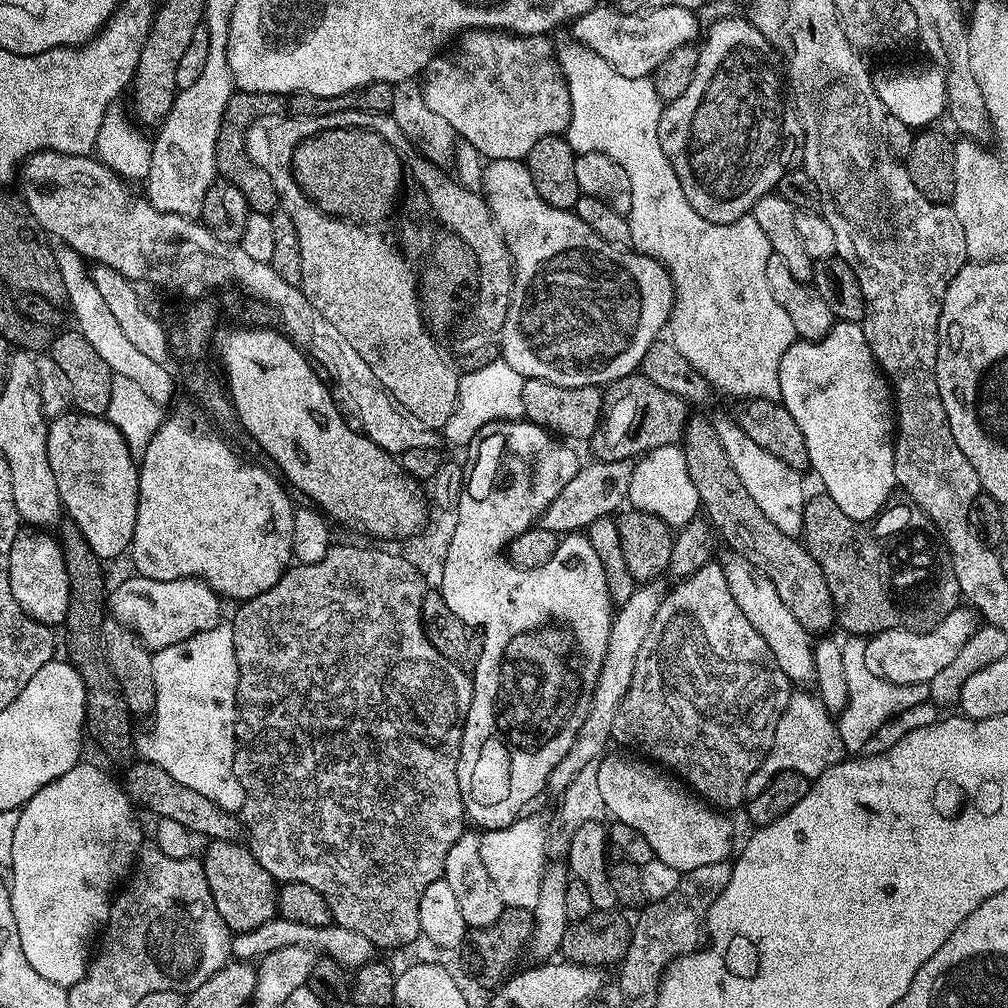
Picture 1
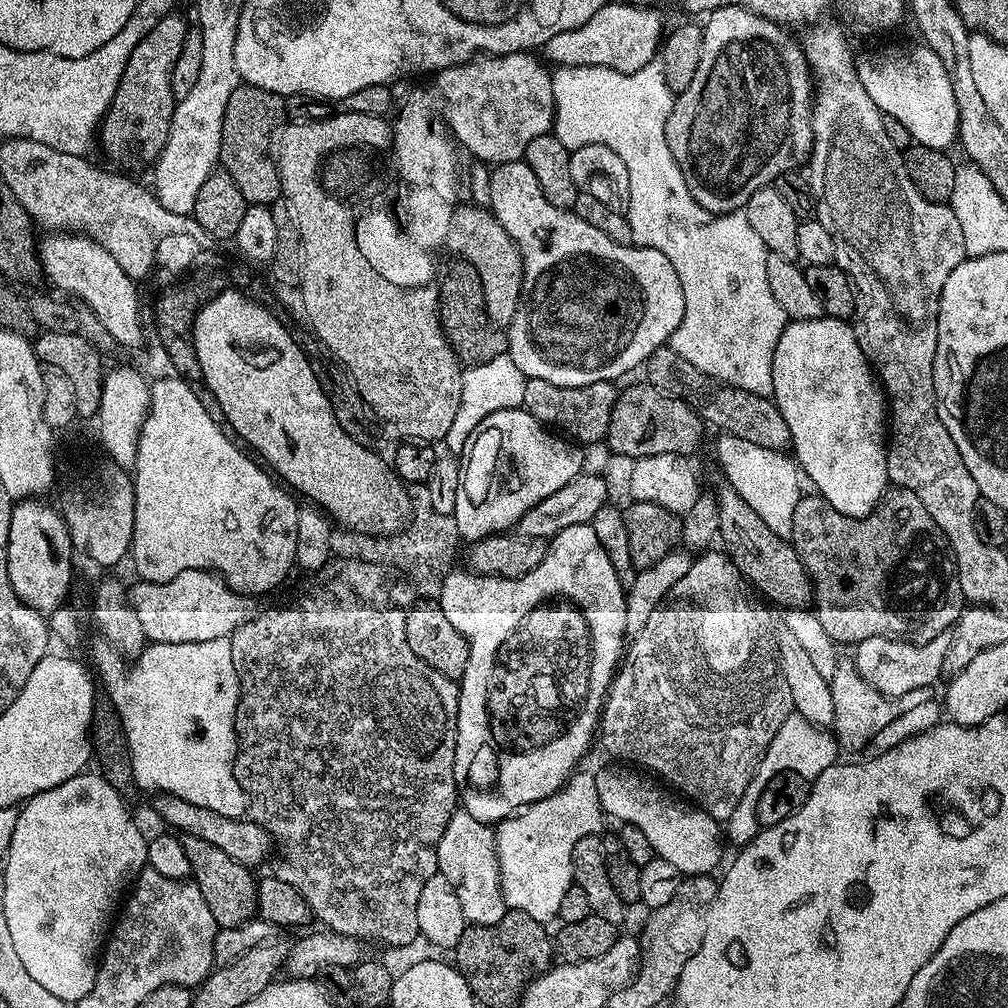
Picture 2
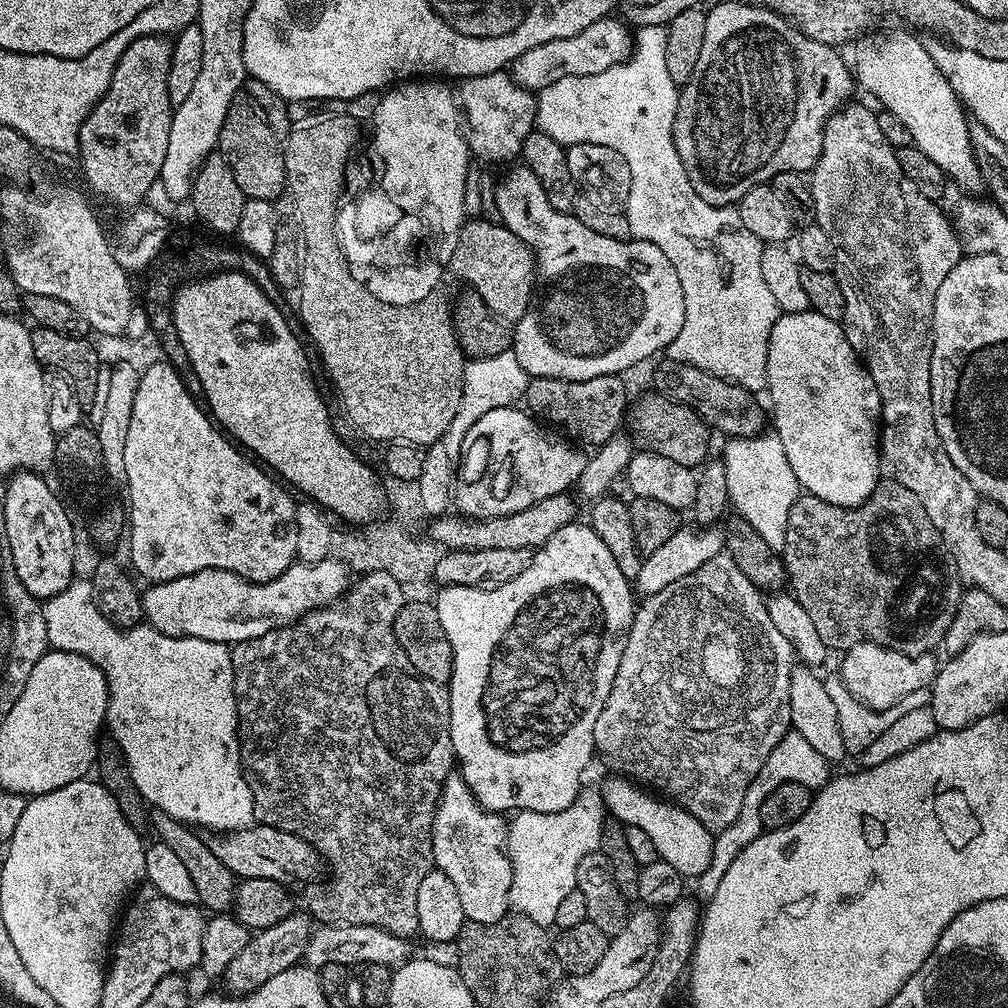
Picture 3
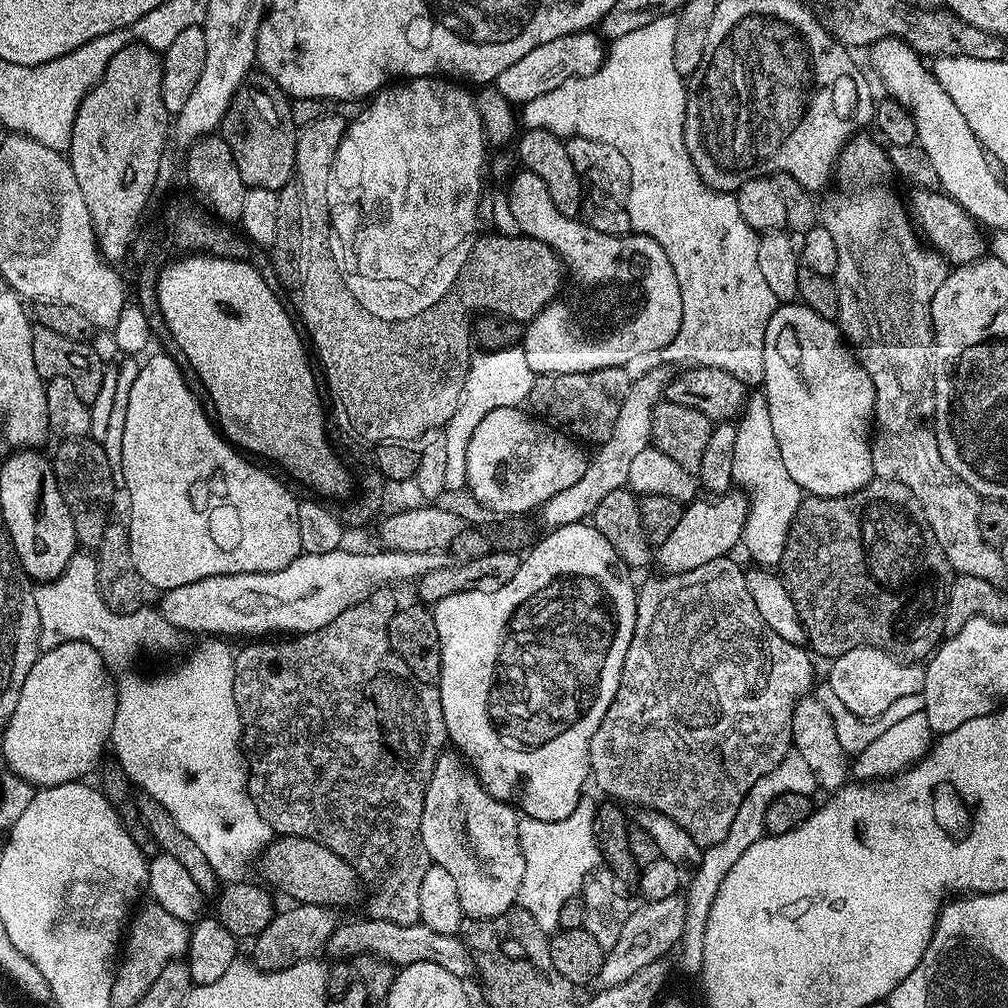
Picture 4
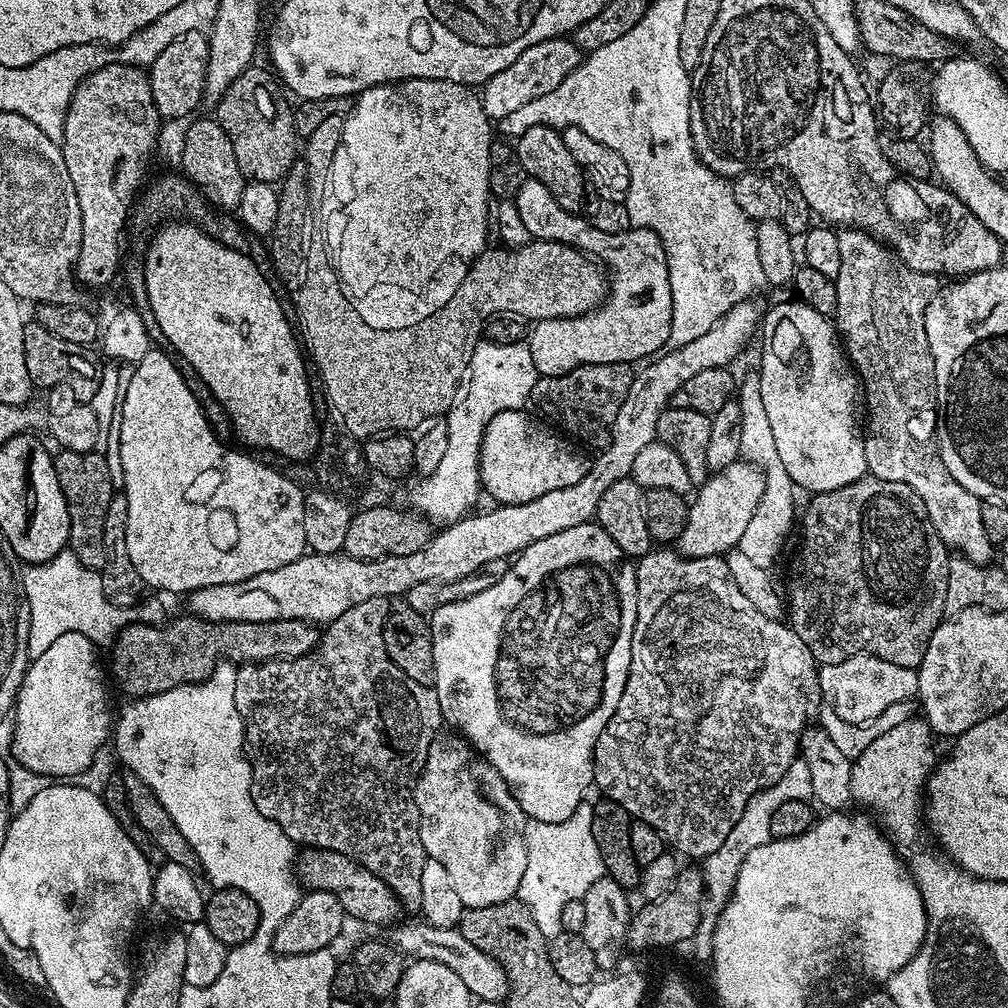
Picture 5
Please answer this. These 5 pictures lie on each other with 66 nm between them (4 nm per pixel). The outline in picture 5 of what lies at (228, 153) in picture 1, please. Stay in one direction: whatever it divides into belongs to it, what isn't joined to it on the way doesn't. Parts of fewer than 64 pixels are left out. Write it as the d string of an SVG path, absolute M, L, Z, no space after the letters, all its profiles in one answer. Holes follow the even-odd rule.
M253 66L247 68L242 74L238 74L238 78L234 78L234 82L228 87L226 94L221 96L215 105L217 108L214 116L220 121L222 130L226 130L226 134L230 138L230 146L234 146L234 158L238 158L238 170L242 170L245 181L257 180L263 184L275 185L283 180L288 175L288 171L292 169L292 165L297 163L298 137L292 121L293 109L290 104L288 108L287 102L284 101L285 93L282 91L277 77L267 67L265 68Z

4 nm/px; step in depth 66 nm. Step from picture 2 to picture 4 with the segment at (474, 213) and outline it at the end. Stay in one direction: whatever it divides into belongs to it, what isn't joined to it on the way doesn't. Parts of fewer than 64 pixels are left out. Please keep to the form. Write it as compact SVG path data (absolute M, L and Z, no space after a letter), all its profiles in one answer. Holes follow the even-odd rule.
M489 233L473 241L467 260L460 266L463 272L468 272L468 280L472 280L472 296L480 304L480 314L499 314L521 322L532 320L555 301L566 278L563 260L550 246L529 236Z

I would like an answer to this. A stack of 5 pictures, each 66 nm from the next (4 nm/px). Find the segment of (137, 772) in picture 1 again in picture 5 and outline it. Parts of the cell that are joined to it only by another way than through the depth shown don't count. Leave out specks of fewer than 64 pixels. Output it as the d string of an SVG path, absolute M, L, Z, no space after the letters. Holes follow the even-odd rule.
M315 846L305 847L298 860L298 879L305 889L334 894L338 902L342 902L345 917L352 919L353 916L364 924L383 926L391 926L401 919L402 905L390 886L354 858L346 858L346 854Z

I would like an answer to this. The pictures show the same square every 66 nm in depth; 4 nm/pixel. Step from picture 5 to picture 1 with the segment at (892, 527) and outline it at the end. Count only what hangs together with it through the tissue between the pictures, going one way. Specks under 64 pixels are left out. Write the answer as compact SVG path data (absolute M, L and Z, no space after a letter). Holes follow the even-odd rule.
M827 494L819 495L809 495L803 501L798 532L814 562L822 566L826 586L830 586L832 604L836 607L836 624L839 627L842 626L861 638L895 628L929 632L931 628L938 626L938 622L942 622L942 618L946 618L946 614L950 614L950 610L958 607L962 597L958 578L954 578L954 566L948 557L948 549L932 519L909 496L889 496L880 512L886 518L886 526L876 526L876 530L872 532L870 520L864 520L864 532L856 528L854 538L854 522L850 522L850 517L842 514L842 510L838 510L836 503Z

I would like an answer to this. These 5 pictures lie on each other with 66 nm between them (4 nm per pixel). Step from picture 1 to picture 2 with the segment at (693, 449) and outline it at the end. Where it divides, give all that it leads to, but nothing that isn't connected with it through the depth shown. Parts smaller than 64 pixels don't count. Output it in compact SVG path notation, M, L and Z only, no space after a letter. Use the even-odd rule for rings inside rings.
M721 483L720 489L715 489L714 495L718 506L720 507L720 535L723 551L728 553L728 557L734 562L734 566L740 571L740 575L745 577L747 583L753 589L756 588L764 596L769 596L776 604L781 604L781 609L805 608L813 603L814 585L812 577L808 575L804 568L804 563L798 558L798 554L794 550L794 546L787 539L784 540L779 531L769 524L769 521L758 518L758 514L754 514L754 510L750 510L748 503L736 493L736 489L731 484Z

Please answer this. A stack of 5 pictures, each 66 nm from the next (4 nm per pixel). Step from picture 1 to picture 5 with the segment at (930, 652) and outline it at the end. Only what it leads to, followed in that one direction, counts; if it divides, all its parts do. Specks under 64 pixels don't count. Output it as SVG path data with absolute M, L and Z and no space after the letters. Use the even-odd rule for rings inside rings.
M859 652L837 664L825 664L819 669L820 691L830 702L833 713L840 720L852 724L867 724L889 713L895 703L911 701L918 693L917 669L894 666L877 656Z

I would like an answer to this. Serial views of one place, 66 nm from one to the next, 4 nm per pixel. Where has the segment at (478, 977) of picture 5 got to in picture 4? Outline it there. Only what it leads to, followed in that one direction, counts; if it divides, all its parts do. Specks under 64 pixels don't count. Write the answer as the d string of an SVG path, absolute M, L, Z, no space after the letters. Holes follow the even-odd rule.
M363 919L352 920L349 924L341 923L333 930L326 945L326 952L333 956L333 961L348 962L358 956L377 956L379 960L385 960L397 969L414 962L434 962L442 966L442 970L450 970L450 974L461 978L468 978L468 975L471 977L476 971L470 950L459 935L437 934L430 930L430 926L421 923L398 926L398 922Z

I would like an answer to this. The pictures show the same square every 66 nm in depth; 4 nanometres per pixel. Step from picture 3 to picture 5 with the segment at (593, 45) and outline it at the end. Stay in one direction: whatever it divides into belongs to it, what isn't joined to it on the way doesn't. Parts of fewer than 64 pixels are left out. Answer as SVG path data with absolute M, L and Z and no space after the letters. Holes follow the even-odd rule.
M557 38L538 42L538 46L530 46L530 50L522 50L506 70L494 74L482 86L482 99L488 119L499 122L514 110L526 106L526 102L534 102L534 98L542 98L542 94L550 94L557 86L562 86L566 78L578 67L582 53L571 38Z

